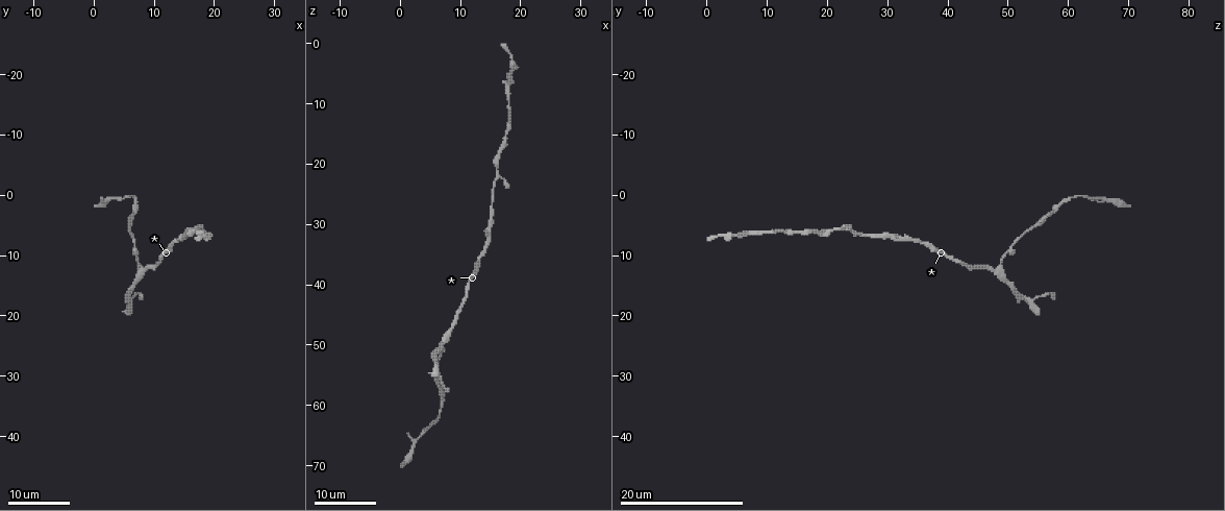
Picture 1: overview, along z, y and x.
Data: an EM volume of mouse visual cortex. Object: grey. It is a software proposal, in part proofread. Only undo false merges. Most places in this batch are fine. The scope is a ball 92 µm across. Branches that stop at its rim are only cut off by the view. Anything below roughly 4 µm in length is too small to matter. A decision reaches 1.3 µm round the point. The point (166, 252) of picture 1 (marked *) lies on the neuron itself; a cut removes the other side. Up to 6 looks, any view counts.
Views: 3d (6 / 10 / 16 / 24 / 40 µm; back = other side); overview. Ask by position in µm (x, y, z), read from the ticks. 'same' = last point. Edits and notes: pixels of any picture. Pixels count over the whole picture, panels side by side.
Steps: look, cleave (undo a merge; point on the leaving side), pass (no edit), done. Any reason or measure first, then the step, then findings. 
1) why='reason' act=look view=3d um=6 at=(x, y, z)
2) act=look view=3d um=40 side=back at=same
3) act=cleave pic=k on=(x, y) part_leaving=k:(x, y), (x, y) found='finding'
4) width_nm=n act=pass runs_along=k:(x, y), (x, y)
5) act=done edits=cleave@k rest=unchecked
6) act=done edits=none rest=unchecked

why='thick turns thin' act=look view=3d um=24 at=(14.0, 7.0, 33.0)

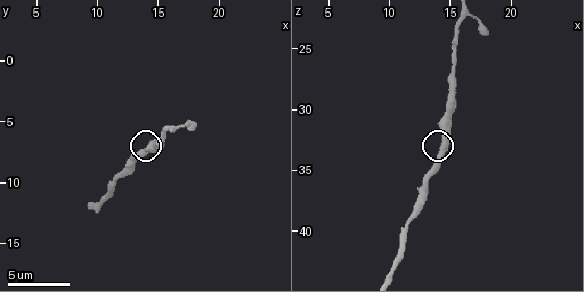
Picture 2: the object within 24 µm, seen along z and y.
act=look view=3d um=6 at=same

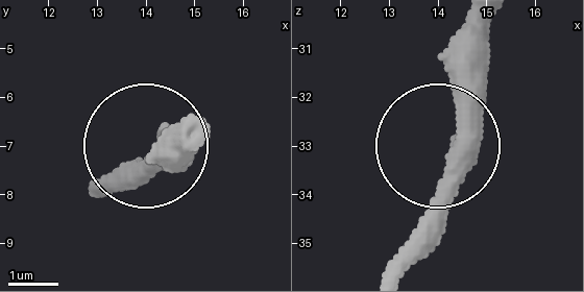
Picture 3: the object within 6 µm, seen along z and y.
width_nm=440 act=pass runs_along=3:(402, 265), (460, 128), (464, 28) found='continuous, no second neuron'

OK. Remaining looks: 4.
act=look view=3d um=24 at=(7.5, 11.5, 49.0)

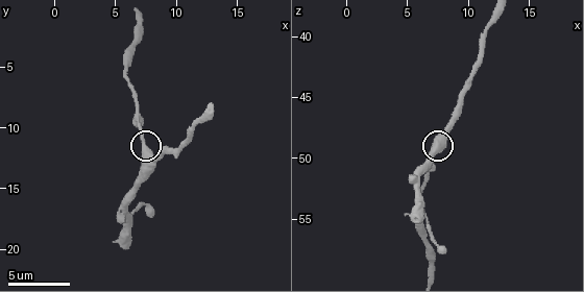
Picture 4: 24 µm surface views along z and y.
act=look view=3d um=10 at=same

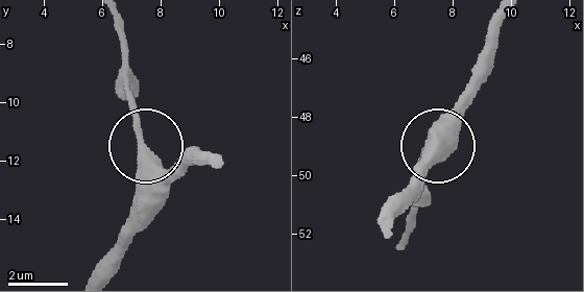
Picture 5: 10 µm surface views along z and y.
why='other side' act=look view=3d um=10 side=back at=same

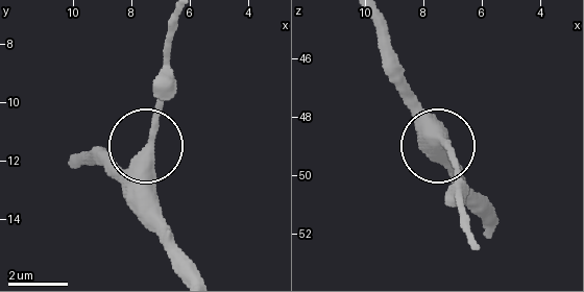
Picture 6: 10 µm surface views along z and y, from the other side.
act=pass runs_along=6:(371, 19), (386, 71), (448, 166) found='all the same neuron'

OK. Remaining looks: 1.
act=done edits=none rest=unchecked

